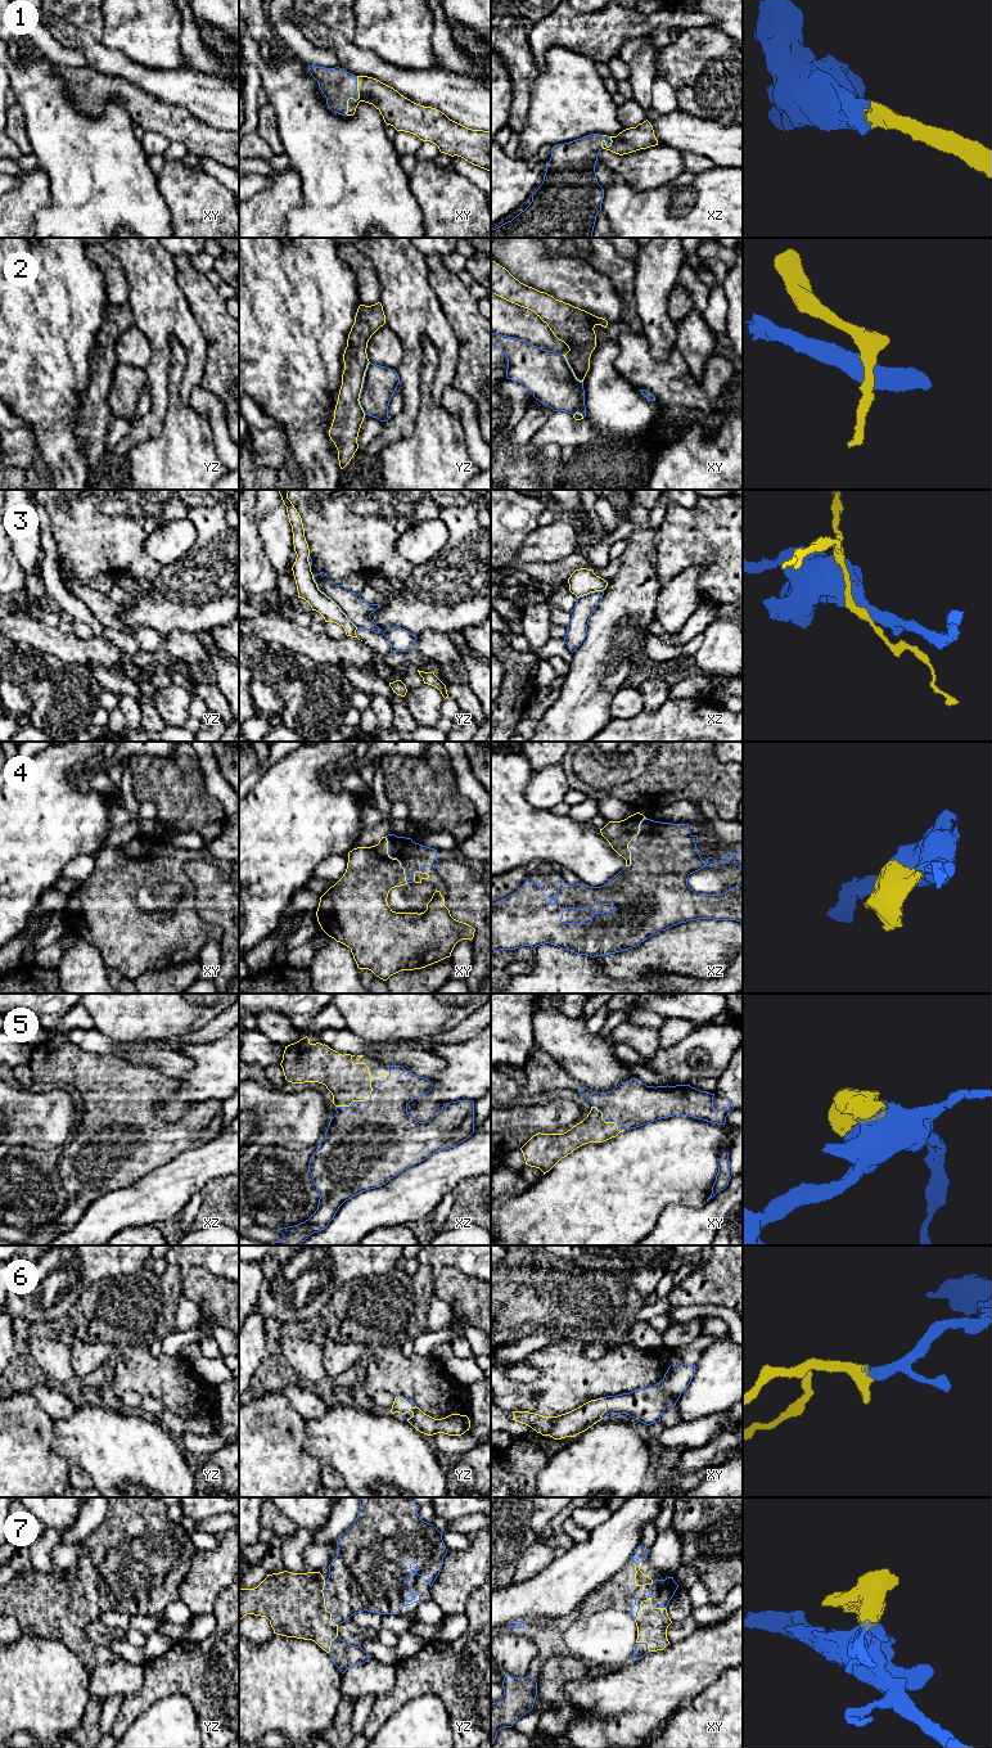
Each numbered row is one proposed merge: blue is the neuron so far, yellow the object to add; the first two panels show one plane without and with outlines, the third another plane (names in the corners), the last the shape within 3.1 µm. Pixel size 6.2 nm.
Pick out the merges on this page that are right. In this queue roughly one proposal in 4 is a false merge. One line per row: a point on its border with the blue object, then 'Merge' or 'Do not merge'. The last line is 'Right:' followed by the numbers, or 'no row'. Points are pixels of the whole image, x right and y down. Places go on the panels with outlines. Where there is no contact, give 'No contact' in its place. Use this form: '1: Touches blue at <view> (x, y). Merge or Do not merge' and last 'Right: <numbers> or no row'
1: Touches blue at xy (356, 99). Merge
2: Touches blue at yz (361, 388). Do not merge
3: Touches blue at yz (332, 599). Do not merge
4: Touches blue at xz (628, 843). Merge
5: Touches blue at xz (356, 1102). Merge
6: Touches blue at xy (607, 1408). Merge
7: Touches blue at yz (325, 1604). Merge
Right: 1, 4, 5, 6, 7

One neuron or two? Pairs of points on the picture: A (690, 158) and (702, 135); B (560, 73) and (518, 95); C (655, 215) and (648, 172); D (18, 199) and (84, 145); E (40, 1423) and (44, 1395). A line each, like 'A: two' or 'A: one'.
A: two
B: two
C: two
D: two
E: two

